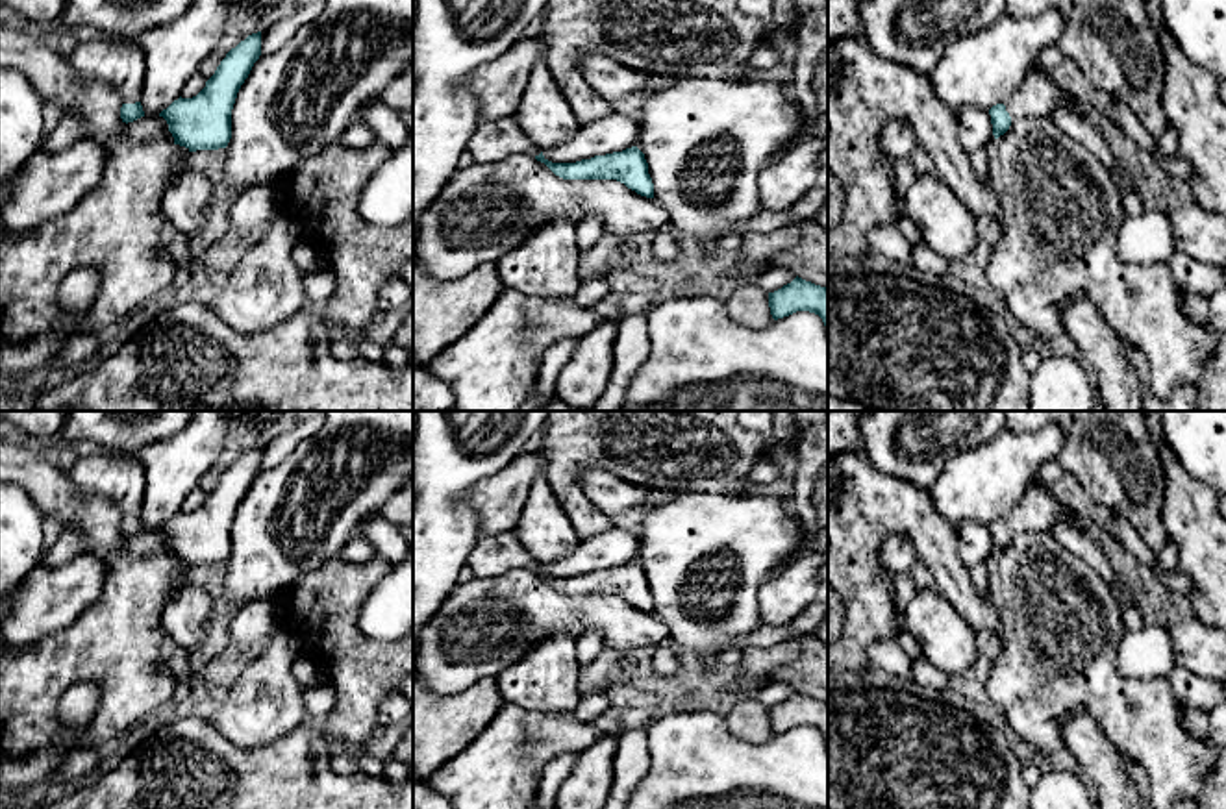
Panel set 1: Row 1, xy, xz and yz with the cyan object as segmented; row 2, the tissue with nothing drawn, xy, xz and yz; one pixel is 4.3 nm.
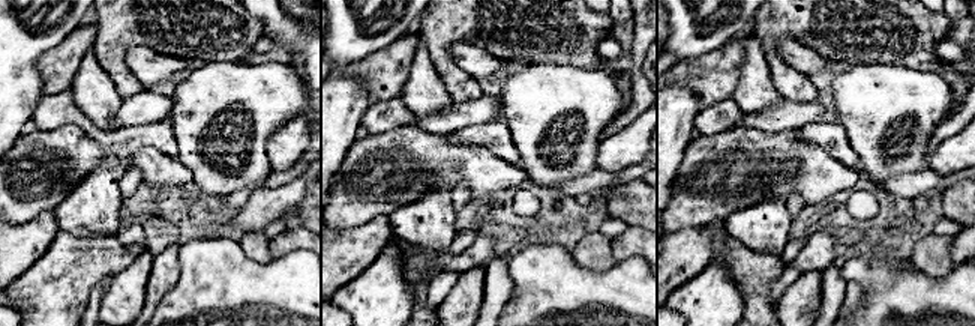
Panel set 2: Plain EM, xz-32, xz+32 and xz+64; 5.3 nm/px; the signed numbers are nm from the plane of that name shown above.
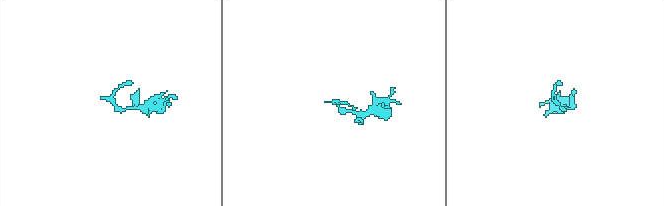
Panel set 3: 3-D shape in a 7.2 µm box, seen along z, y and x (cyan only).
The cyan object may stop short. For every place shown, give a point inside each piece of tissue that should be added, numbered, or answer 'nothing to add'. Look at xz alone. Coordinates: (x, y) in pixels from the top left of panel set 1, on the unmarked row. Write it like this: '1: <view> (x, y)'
1: xz (497, 554)

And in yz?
1: yz (1038, 510)

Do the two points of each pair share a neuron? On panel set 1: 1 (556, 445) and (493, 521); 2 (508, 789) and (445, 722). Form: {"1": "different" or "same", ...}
{"1": "different", "2": "different"}

